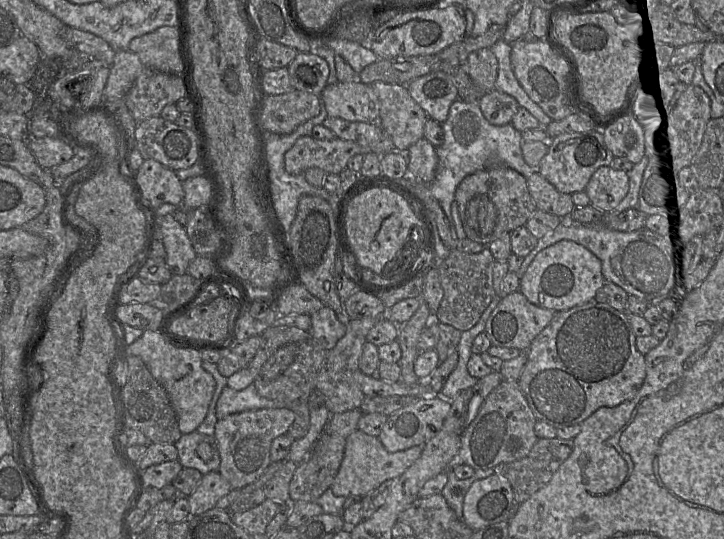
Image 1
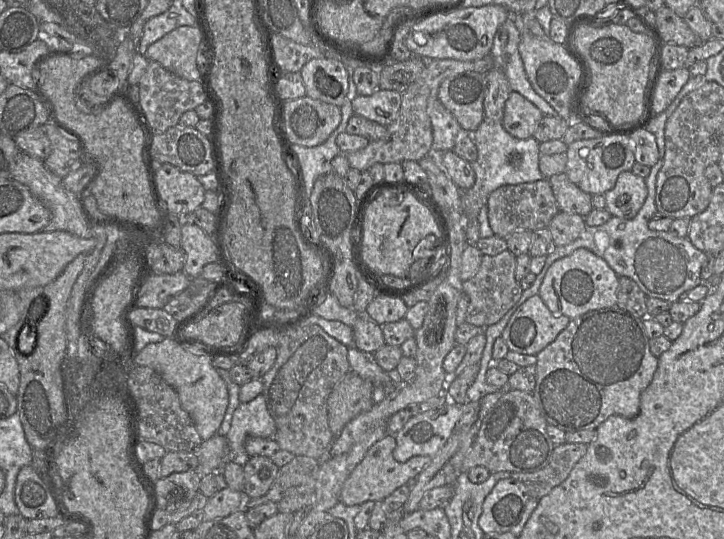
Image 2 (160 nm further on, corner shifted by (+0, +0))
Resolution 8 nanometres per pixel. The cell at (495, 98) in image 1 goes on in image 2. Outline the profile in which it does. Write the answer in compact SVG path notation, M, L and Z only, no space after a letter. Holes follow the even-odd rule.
M512 91L504 106L504 115L502 126L513 137L518 139L528 139L533 137L538 122L542 119L543 112L536 107L532 102L522 96L520 93Z

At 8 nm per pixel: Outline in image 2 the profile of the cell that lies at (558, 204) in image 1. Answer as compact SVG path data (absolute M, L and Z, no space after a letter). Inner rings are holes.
M565 173L547 178L560 211L588 215L593 209L592 195L581 190Z

